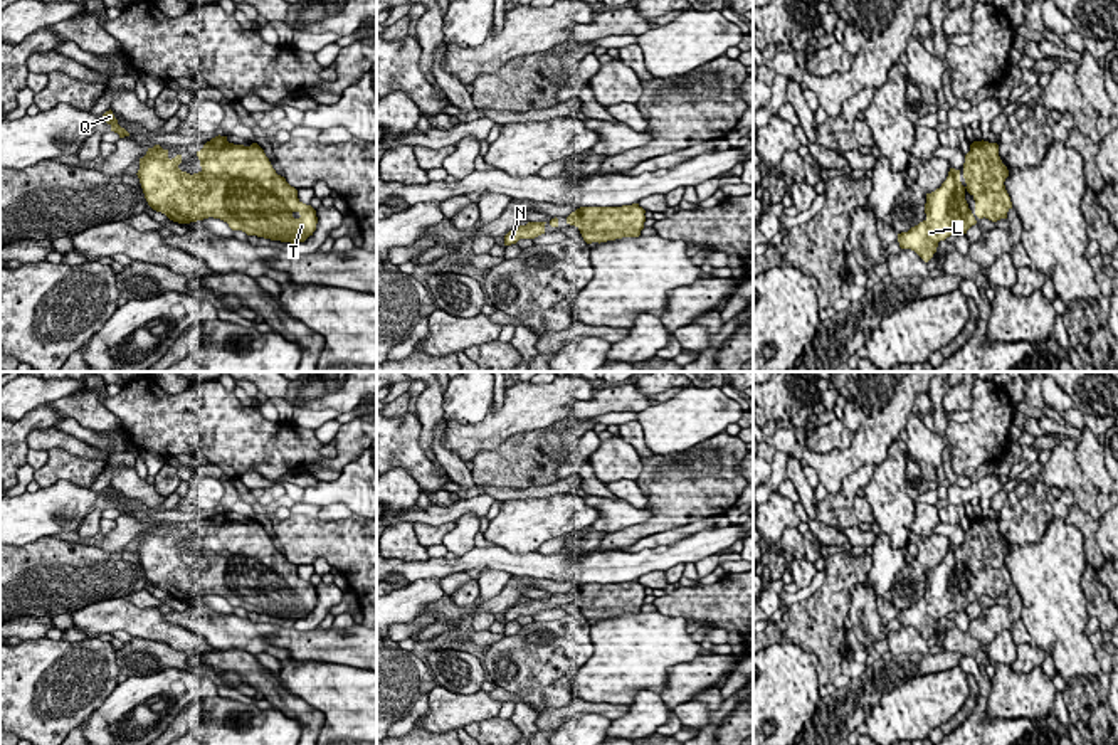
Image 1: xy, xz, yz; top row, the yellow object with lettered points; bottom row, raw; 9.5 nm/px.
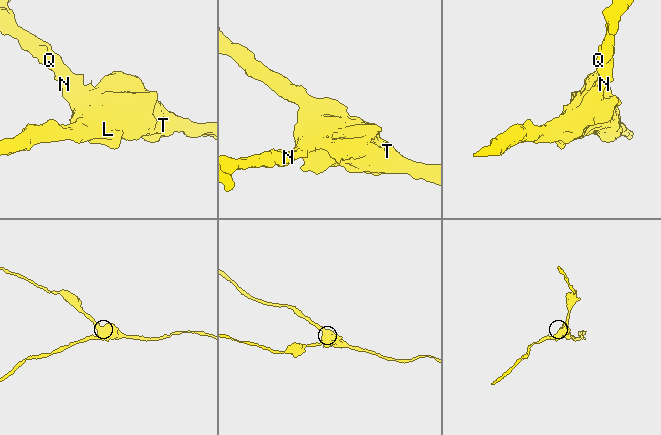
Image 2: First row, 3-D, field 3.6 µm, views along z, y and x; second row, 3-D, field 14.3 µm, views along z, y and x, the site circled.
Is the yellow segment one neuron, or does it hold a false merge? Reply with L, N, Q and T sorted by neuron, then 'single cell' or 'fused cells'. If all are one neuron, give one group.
L N Q T | single cell

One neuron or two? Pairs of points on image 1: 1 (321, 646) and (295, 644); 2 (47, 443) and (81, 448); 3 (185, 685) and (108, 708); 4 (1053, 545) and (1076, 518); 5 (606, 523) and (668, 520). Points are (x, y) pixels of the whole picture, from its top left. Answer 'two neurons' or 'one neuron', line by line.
1: one neuron
2: one neuron
3: one neuron
4: two neurons
5: two neurons

